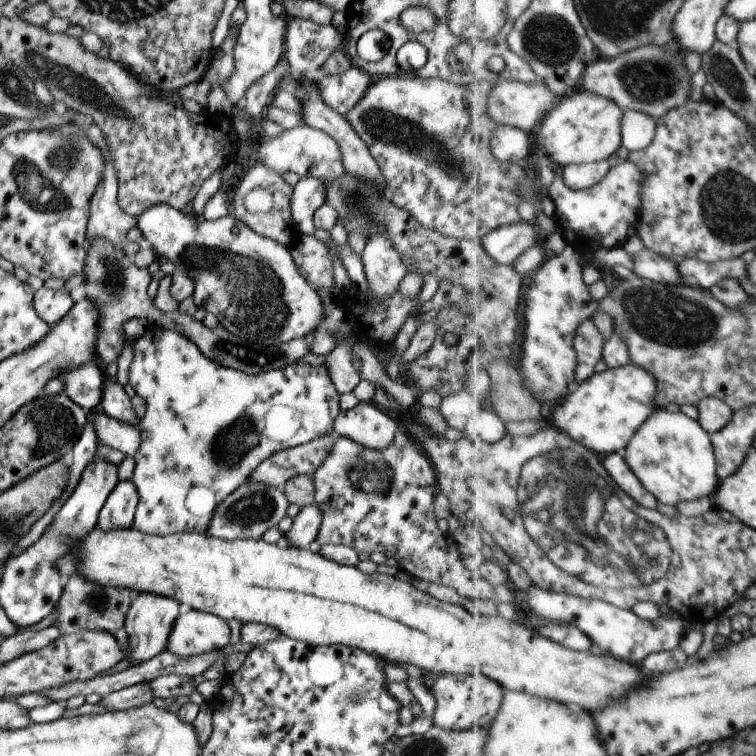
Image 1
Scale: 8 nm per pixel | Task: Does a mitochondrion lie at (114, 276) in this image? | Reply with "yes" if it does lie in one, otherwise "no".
yes

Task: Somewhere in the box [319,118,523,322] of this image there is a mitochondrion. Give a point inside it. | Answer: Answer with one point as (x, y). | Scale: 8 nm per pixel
(354, 201)

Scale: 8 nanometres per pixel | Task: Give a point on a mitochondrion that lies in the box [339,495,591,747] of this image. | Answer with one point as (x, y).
(362, 696)

